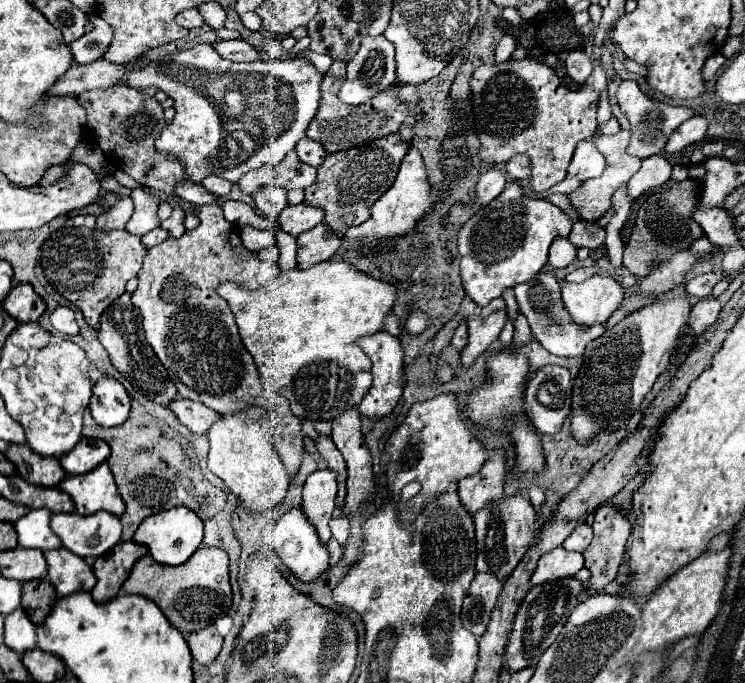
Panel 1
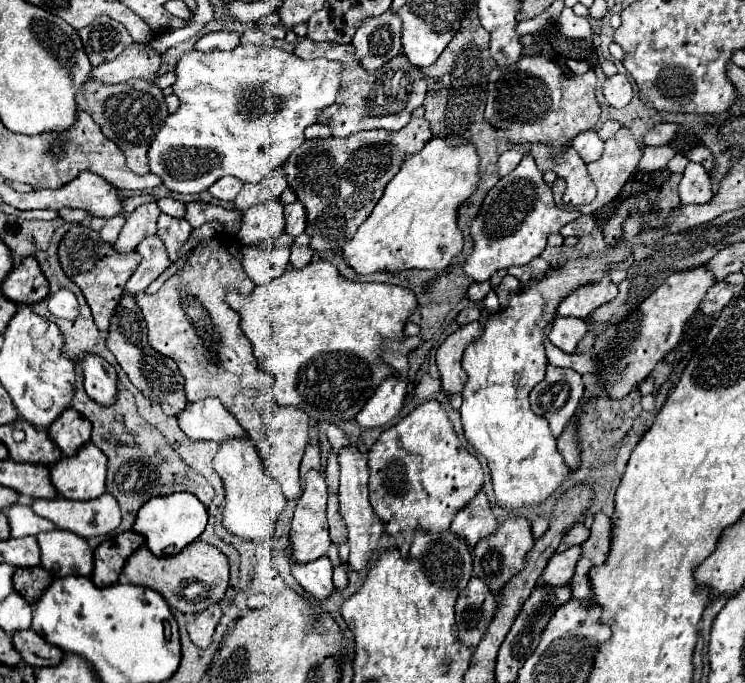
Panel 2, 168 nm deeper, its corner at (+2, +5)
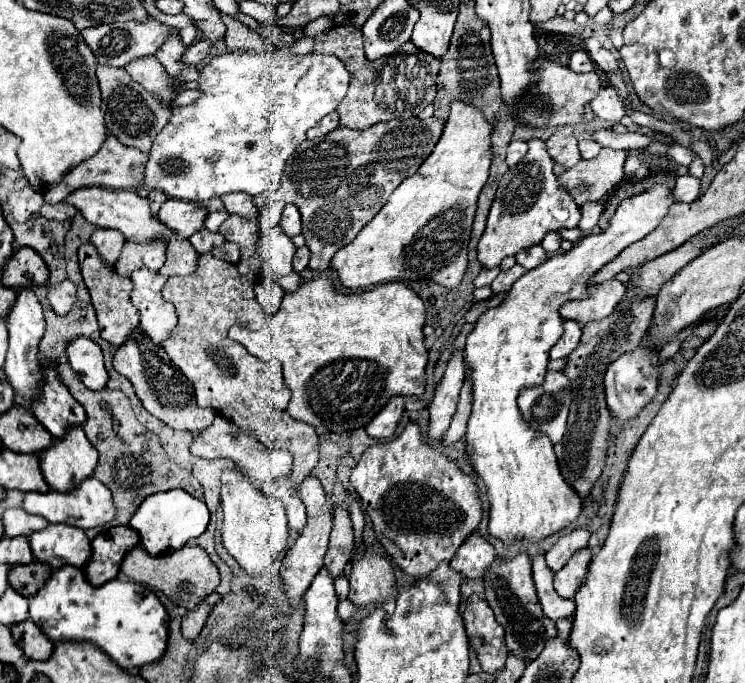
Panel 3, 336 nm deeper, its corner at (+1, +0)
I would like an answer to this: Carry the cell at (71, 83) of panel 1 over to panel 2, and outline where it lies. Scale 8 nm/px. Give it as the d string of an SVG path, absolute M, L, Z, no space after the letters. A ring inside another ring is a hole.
M128 47L128 51L120 53L114 61L94 67L90 77L100 79L102 83L124 83L132 77L152 83L156 79L160 63L160 55L150 47Z

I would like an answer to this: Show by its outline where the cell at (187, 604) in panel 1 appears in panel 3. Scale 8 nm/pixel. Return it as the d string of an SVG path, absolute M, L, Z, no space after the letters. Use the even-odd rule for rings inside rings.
M185 544L185 548L165 556L149 556L141 546L137 546L125 556L121 570L133 582L147 584L153 590L163 592L169 600L173 600L177 606L183 606L185 610L197 608L197 604L201 604L201 600L205 600L205 596L209 596L209 592L213 592L221 580L217 566L211 562L209 554L197 544Z

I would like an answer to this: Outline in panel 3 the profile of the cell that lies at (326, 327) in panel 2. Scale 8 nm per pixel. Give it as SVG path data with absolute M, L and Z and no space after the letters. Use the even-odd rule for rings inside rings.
M317 276L303 282L295 292L287 292L281 310L269 316L261 330L253 332L235 324L229 336L241 342L259 360L277 358L283 364L283 378L293 394L287 410L293 418L305 420L313 428L349 432L363 428L391 396L421 396L425 392L427 350L423 346L423 324L425 306L403 282L381 284L357 294L341 294L333 288L329 278Z

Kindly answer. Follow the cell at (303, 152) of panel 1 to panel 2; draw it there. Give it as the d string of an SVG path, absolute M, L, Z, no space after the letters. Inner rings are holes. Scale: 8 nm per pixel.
M314 123L314 125L310 125L306 129L306 139L326 139L330 135L332 135L330 129L326 125L322 125L322 123Z

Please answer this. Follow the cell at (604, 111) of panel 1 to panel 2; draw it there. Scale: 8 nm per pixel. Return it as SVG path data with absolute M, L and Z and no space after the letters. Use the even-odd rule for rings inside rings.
M582 131L580 135L576 135L576 139L572 139L572 145L580 153L584 163L592 163L600 159L604 151L604 141L598 137L596 131Z

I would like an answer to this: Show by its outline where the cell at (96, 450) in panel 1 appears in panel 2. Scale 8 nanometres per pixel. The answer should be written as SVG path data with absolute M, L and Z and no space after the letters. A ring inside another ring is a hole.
M72 407L64 409L60 413L60 419L56 419L56 423L48 427L50 439L68 457L74 455L80 449L80 445L90 441L90 431L92 431L92 423Z

